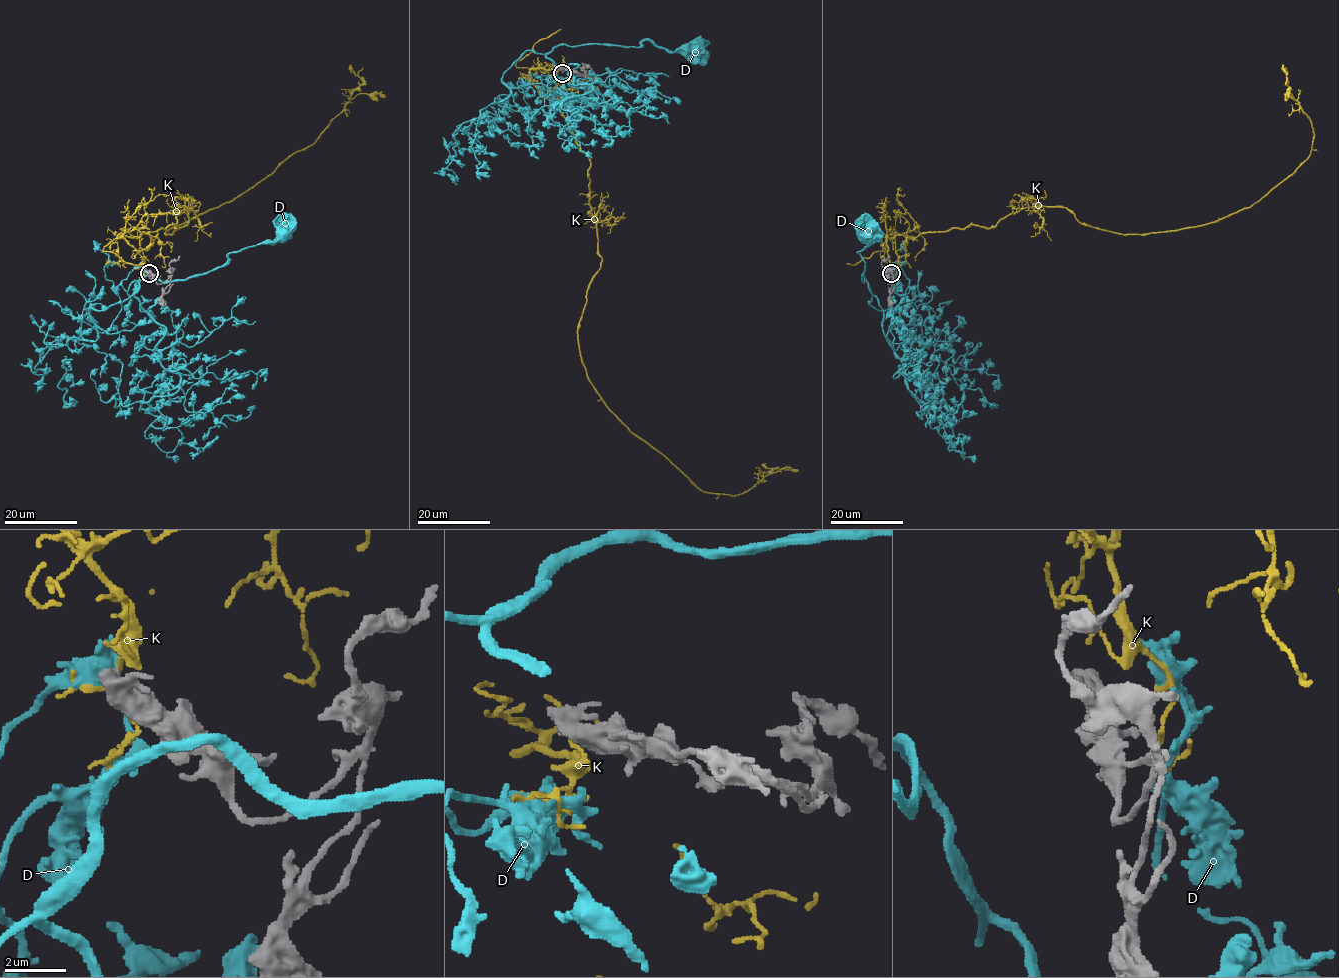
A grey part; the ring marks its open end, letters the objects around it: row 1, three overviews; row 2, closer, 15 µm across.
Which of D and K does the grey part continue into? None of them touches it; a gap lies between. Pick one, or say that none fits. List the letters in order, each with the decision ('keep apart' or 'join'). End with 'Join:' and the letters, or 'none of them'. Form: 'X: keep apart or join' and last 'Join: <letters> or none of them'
D: join
K: keep apart
Join: D

